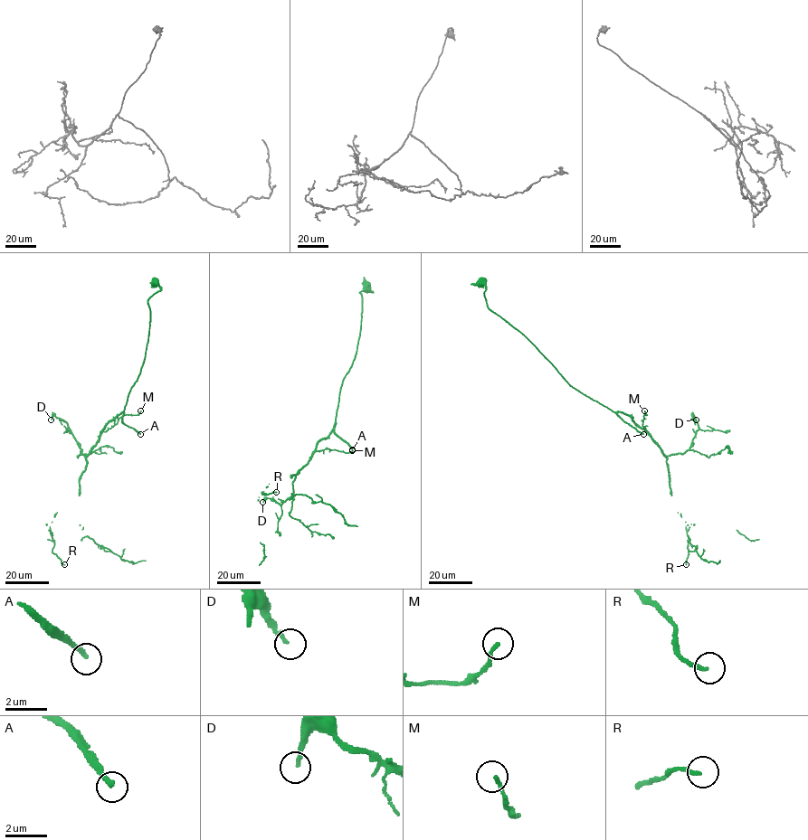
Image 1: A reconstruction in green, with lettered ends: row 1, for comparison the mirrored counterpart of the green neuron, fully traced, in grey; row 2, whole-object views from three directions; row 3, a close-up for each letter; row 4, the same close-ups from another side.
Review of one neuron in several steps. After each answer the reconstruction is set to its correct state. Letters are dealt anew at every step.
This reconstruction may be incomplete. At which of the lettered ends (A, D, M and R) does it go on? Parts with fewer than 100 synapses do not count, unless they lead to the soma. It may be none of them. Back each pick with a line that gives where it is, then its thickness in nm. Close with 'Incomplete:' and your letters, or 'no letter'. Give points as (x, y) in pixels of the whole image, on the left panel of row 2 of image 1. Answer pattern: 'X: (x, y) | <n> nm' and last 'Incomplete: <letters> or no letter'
A: (140, 434) | 240 nm
Incomplete: A

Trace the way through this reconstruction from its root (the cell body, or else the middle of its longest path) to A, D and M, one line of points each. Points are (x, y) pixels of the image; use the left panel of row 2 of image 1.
A: (156, 281), (160, 289), (147, 300), (150, 321), (145, 360), (122, 418), (125, 424), (140, 434)
D: (156, 281), (160, 289), (147, 300), (145, 360), (124, 411), (105, 425), (86, 456), (67, 424), (51, 420)
M: (156, 281), (160, 289), (147, 300), (148, 336), (140, 373), (124, 411), (103, 430), (119, 417), (140, 410)

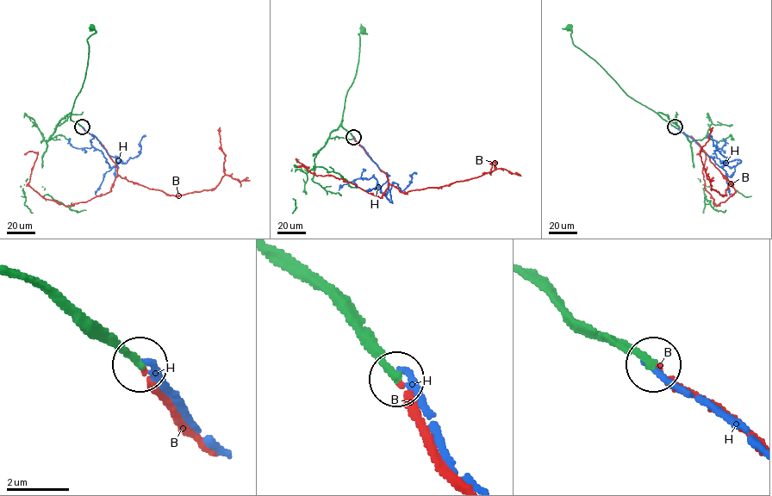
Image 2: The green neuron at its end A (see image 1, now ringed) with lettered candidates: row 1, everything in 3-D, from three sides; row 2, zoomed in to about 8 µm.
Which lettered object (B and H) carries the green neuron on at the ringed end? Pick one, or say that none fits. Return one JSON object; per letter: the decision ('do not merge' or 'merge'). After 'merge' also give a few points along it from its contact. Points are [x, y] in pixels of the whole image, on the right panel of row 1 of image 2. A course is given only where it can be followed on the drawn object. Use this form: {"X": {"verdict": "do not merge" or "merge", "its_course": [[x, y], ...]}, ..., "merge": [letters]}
{"B": {"verdict": "merge", "its_course": [[675, 127], [691, 136], [724, 177], [730, 181], [724, 195], [711, 188], [700, 156], [712, 127]]}, "H": {"verdict": "do not merge"}, "merge": ["B"]}

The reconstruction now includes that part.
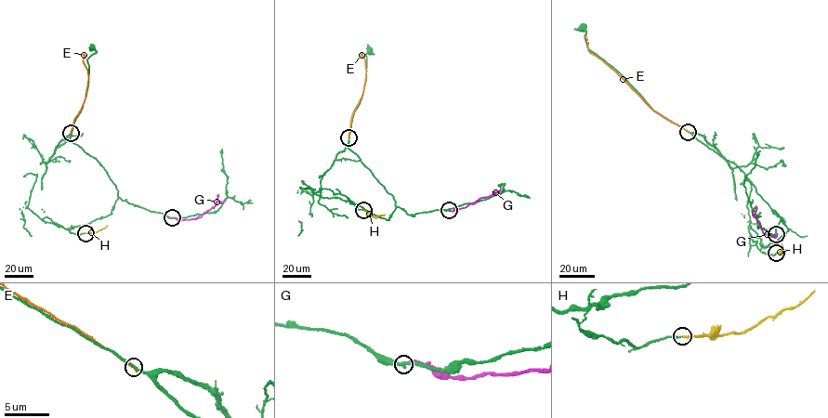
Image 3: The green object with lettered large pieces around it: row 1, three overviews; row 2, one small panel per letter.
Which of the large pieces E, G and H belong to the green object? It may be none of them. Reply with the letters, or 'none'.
H

